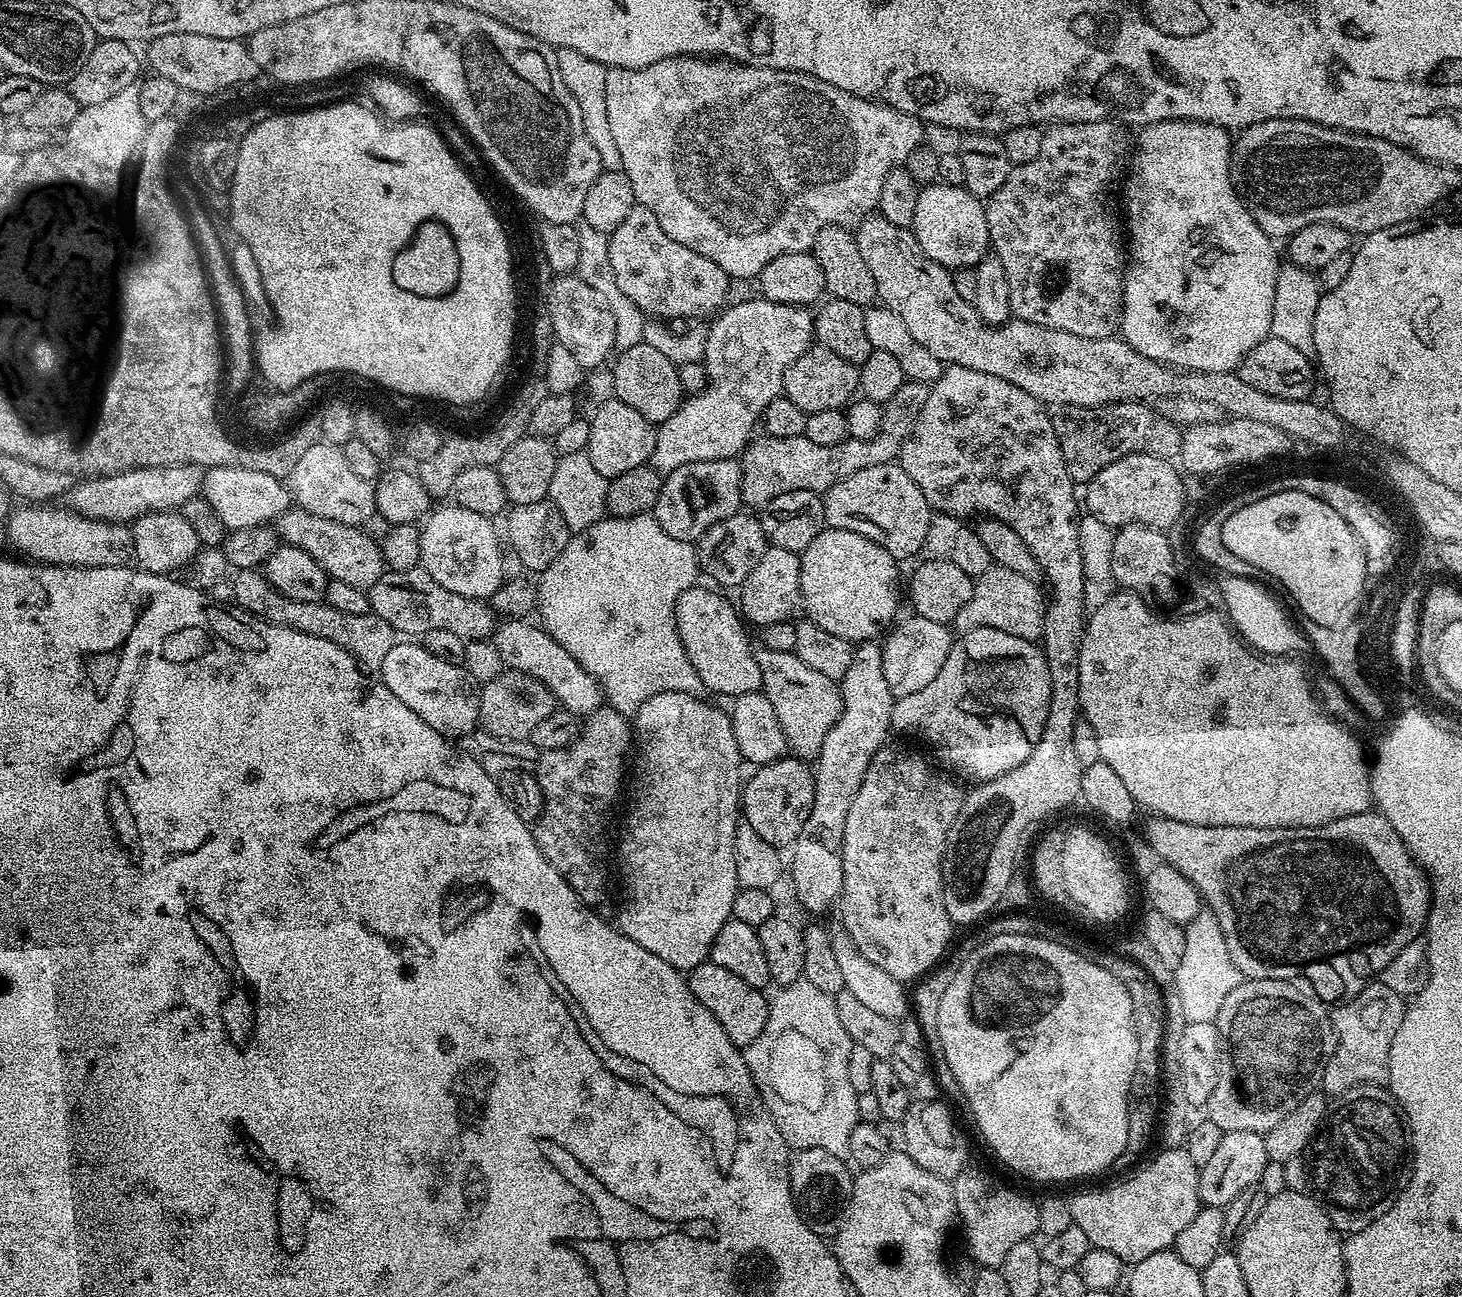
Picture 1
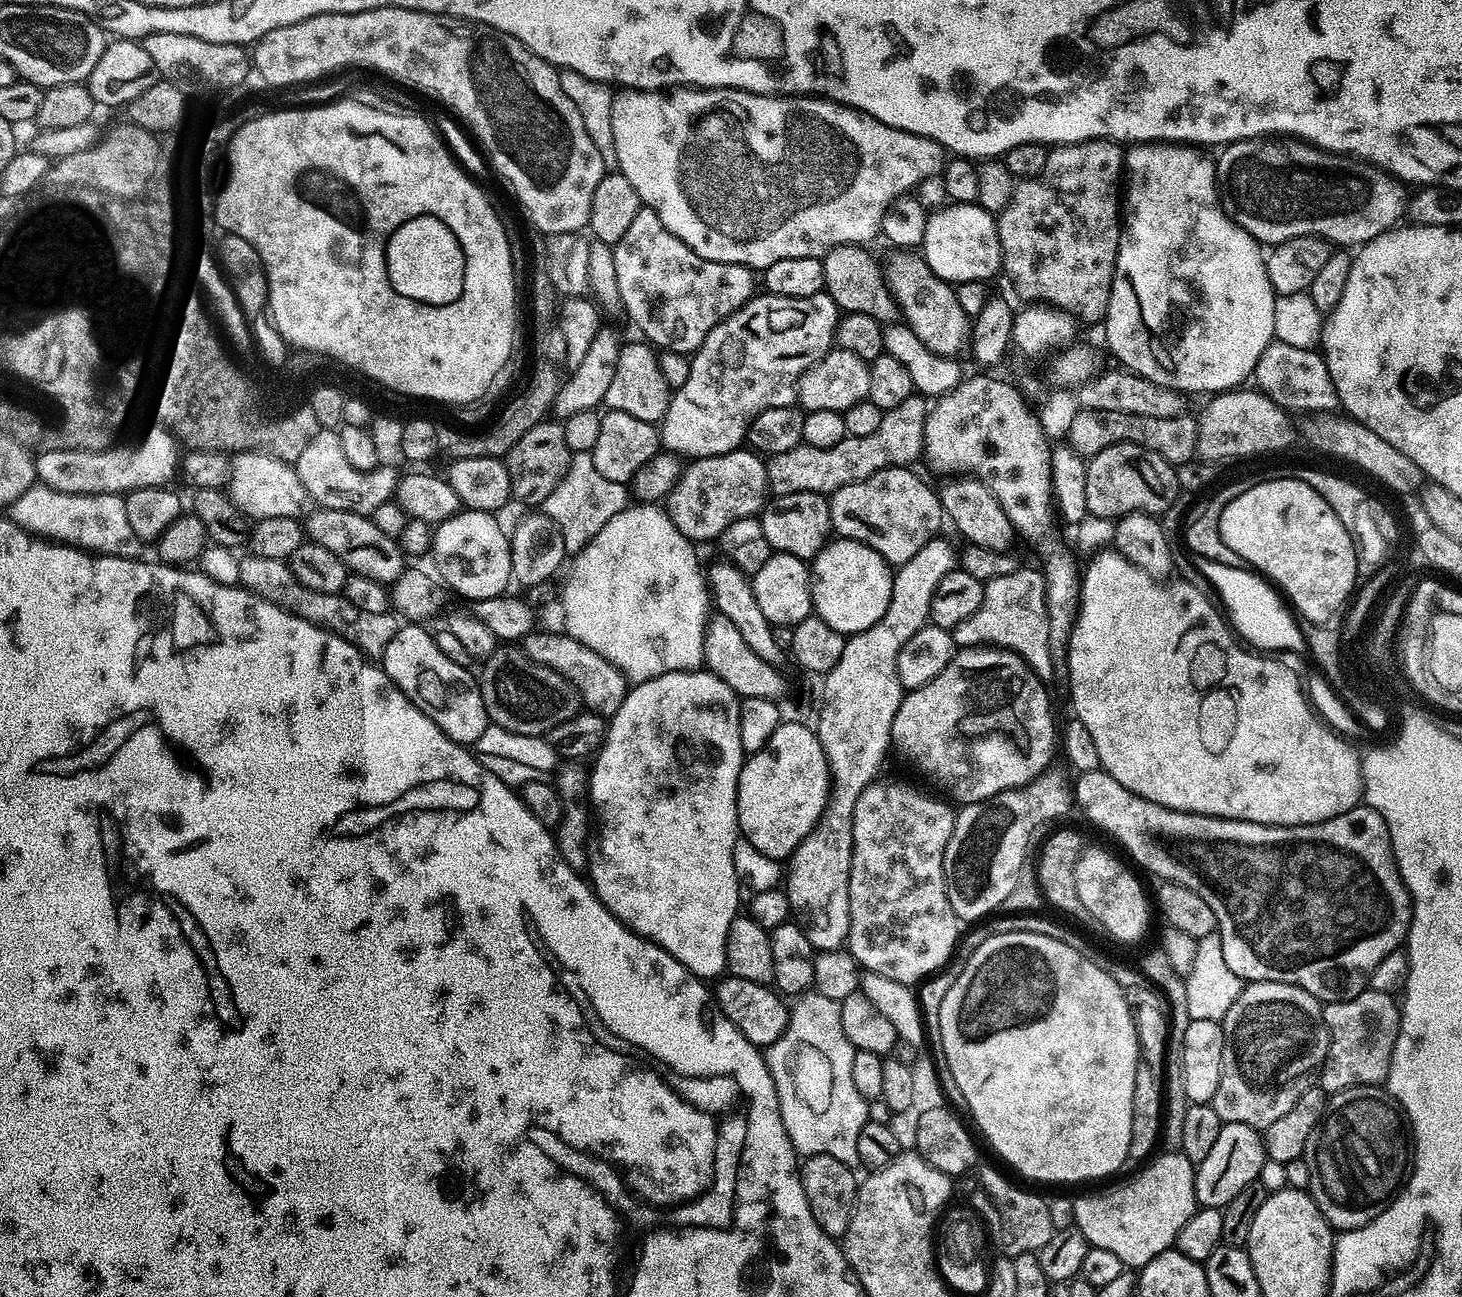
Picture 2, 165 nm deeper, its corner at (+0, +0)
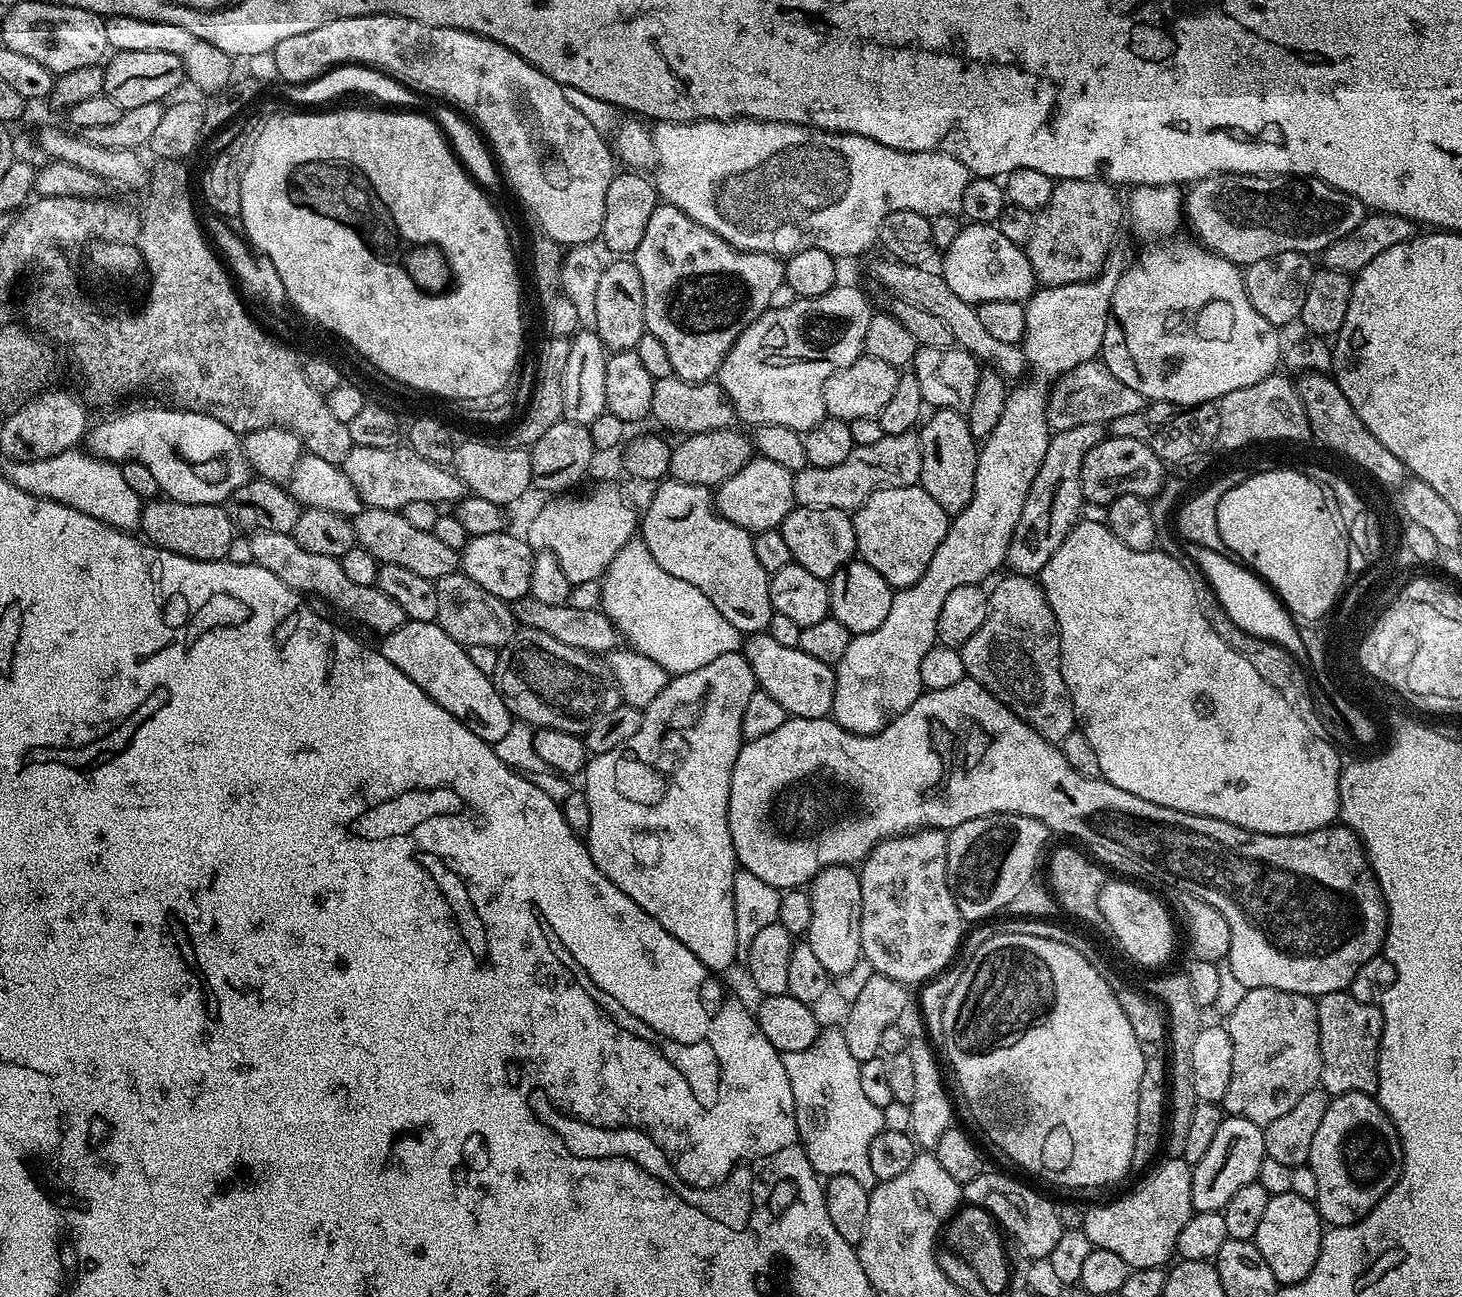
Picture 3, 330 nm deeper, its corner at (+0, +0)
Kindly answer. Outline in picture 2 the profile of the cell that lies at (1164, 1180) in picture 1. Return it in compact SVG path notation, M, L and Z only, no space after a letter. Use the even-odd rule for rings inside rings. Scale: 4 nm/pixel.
M1165 1151L1163 1155L1149 1159L1139 1169L1141 1172L1137 1176L1114 1185L1109 1192L1096 1192L1093 1196L1080 1196L1072 1200L1076 1219L1074 1227L1084 1235L1089 1246L1098 1250L1111 1250L1116 1257L1122 1258L1125 1269L1128 1270L1144 1268L1146 1262L1158 1258L1158 1254L1169 1251L1175 1245L1178 1230L1182 1230L1182 1226L1190 1222L1190 1218L1196 1213L1198 1207L1196 1165L1192 1164L1190 1158L1186 1158L1181 1151Z

